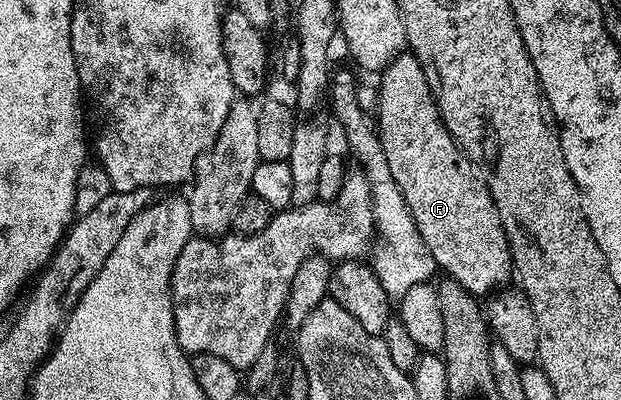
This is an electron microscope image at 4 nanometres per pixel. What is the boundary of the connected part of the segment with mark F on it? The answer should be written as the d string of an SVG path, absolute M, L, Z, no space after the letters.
M396 55L395 60L383 68L378 79L377 130L380 143L388 162L389 173L399 186L401 197L408 206L413 221L416 222L422 240L429 245L429 251L433 253L438 270L446 278L456 279L470 295L490 296L506 284L503 282L507 278L512 278L513 264L507 234L487 188L486 178L477 170L476 164L467 158L463 148L456 143L449 129L443 124L443 118L439 116L439 107L435 104L435 98L429 89L429 81L415 55Z

